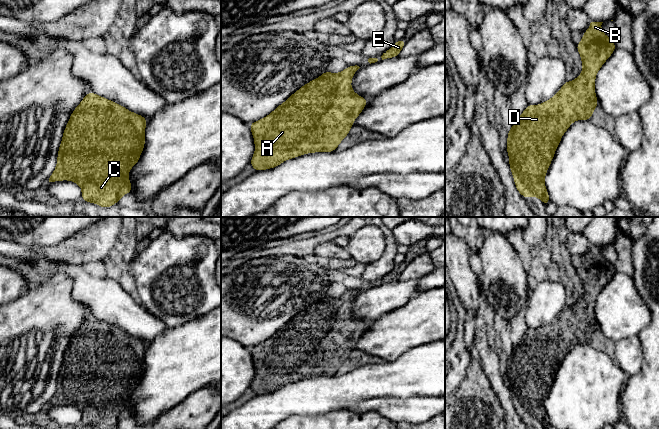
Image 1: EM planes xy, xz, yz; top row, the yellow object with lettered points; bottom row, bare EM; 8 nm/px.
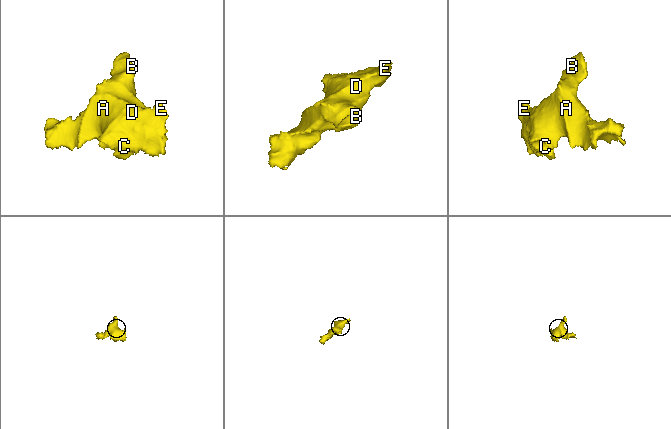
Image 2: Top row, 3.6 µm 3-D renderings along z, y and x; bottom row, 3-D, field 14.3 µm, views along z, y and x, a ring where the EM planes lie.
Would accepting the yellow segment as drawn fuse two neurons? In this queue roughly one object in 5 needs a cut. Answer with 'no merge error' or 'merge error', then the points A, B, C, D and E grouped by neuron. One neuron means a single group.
no merge error; groups A B C D E

